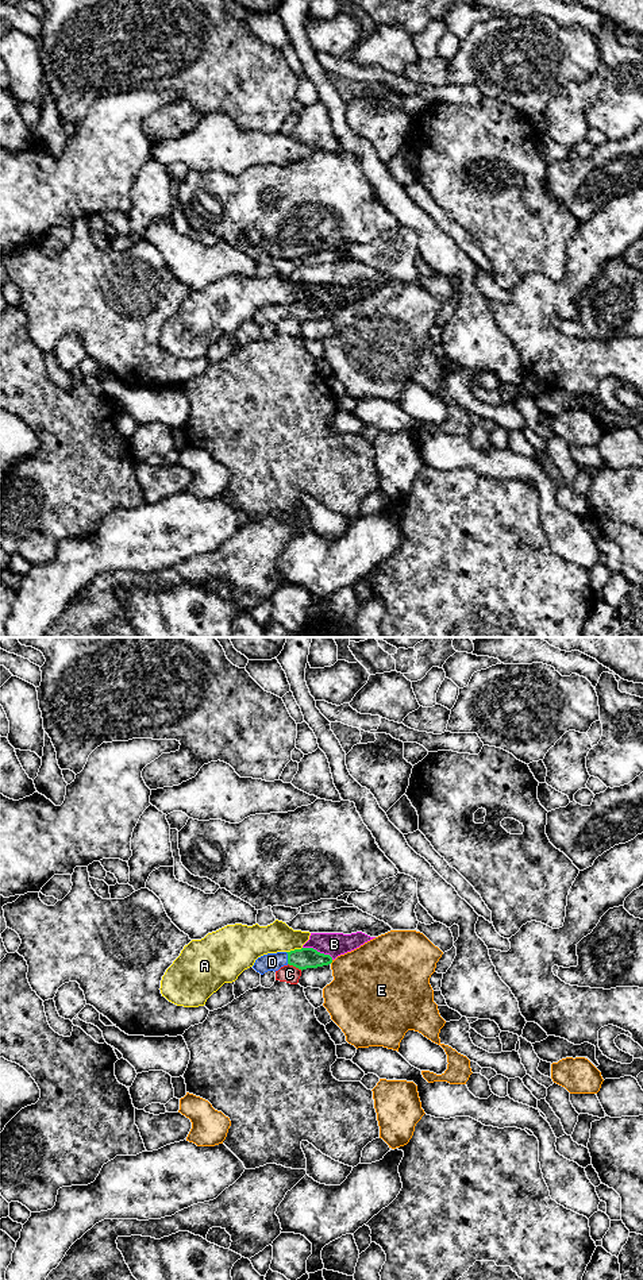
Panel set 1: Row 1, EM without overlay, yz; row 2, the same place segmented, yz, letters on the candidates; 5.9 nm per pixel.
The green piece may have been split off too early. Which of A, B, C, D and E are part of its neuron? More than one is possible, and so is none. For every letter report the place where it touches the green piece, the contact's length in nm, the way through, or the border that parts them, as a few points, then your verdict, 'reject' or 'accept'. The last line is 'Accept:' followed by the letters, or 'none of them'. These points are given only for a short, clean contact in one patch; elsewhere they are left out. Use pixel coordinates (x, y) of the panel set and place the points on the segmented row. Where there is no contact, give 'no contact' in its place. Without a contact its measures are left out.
A: meets green in yz at (293, 951); contact 100 nm long; reject
B: meets green in yz at (316, 951); contact 200 nm long; border along yz (303, 947), (311, 947), (327, 953), (332, 959); reject
C: meets green in yz at (295, 966); contact 100 nm long; reject
D: meets green in yz at (288, 957); contact 70 nm long; runs through yz (305, 957), (288, 957), (272, 962); accept
E: meets green in yz at (331, 962); contact 30 nm long; reject
Accept: D

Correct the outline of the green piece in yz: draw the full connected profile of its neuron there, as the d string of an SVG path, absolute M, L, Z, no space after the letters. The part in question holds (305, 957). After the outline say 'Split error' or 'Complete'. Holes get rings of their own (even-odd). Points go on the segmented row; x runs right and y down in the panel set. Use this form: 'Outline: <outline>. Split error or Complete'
Outline: M301 948L290 952L267 953L258 957L253 968L263 975L267 971L278 971L284 965L293 965L299 969L317 968L332 963L330 955L317 952L313 948Z. Split error

